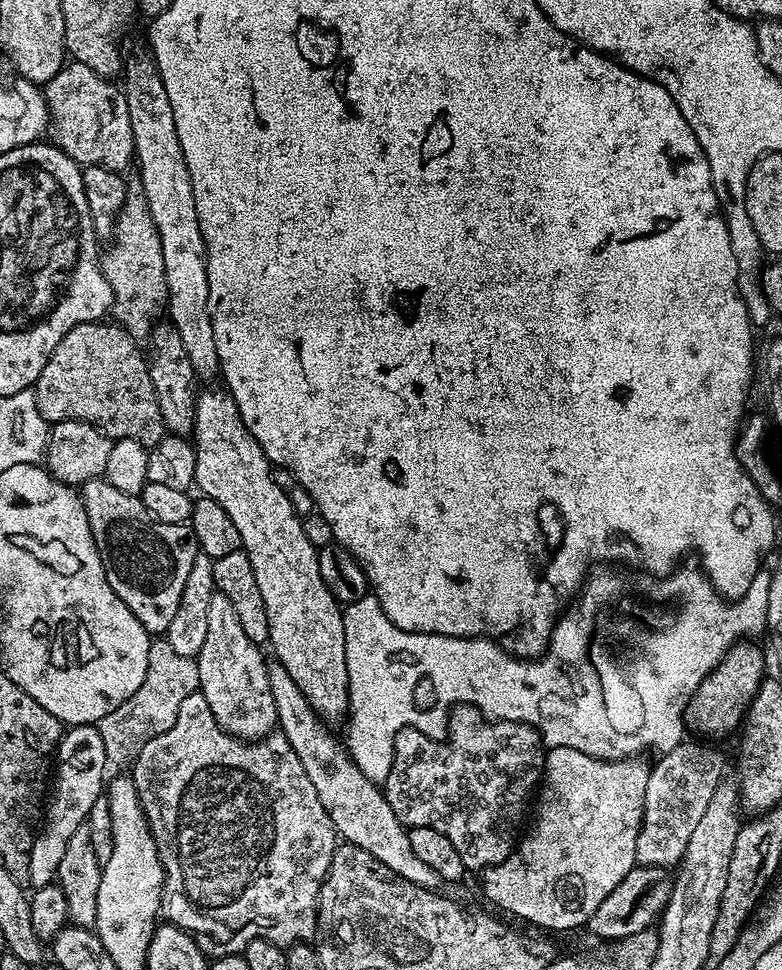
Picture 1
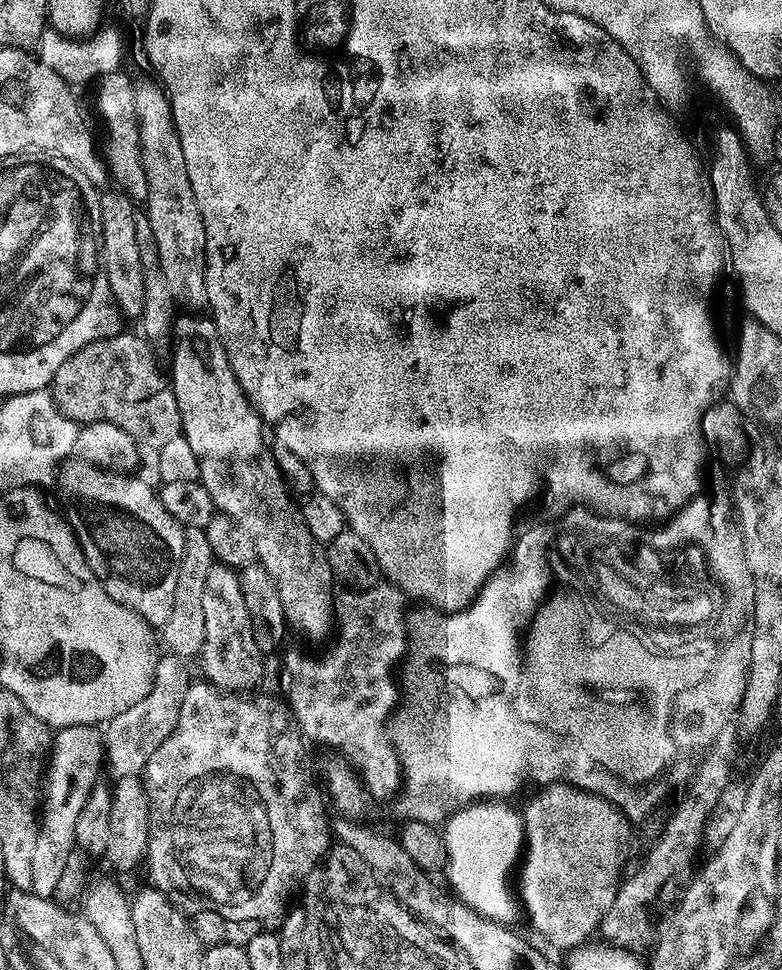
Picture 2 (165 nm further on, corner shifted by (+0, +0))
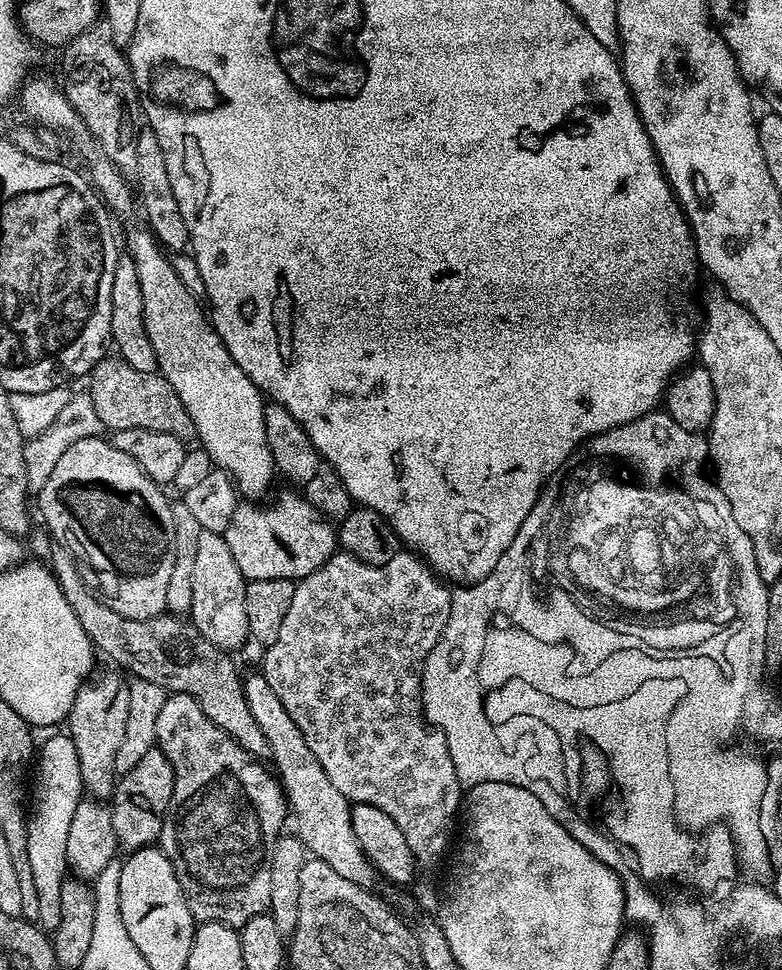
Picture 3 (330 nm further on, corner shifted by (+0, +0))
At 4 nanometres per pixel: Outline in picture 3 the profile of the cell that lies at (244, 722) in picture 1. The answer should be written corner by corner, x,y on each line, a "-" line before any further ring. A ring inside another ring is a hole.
201,531
198,534
198,547
194,557
194,602
190,622
214,646
225,650
240,648
249,643
248,623
246,622
246,581
242,570
226,546
222,532

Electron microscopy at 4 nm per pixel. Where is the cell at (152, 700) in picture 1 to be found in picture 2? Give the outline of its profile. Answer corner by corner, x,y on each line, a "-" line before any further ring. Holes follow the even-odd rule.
171,654
161,655
152,671
152,684
149,690
134,706
122,710
122,714
114,714
108,723
103,725
104,753
106,768
113,772
113,777
140,776
150,754
158,750
158,746
176,727
176,714
182,706
182,698
186,694
190,677
184,669
185,661

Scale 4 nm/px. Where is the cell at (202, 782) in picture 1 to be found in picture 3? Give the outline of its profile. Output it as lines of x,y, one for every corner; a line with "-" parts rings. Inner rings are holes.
181,692
169,694
162,706
162,711
158,713
156,742
158,747
166,754
166,758
170,758
170,766
174,766
174,794
170,798
170,806
162,822
158,847
164,851
166,858
170,858
170,866
174,866
174,874
178,878
184,896
188,900
192,917
200,924
218,922
219,924
228,924
238,930
246,922
250,922
250,918
265,915
269,911
270,866
268,861
270,859
270,846
285,831
284,816
286,820
290,812
284,790
280,786
279,779
271,771
268,773
260,765
263,763
259,759
252,757
246,750
242,750
242,746
238,746
238,742
234,742
234,738
230,738
218,726
214,726
214,722
210,722
210,718
206,718
206,714
202,714
198,702
194,702
194,698
190,698

